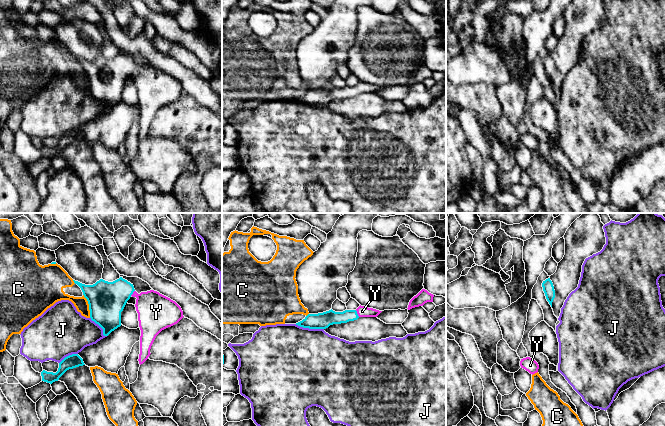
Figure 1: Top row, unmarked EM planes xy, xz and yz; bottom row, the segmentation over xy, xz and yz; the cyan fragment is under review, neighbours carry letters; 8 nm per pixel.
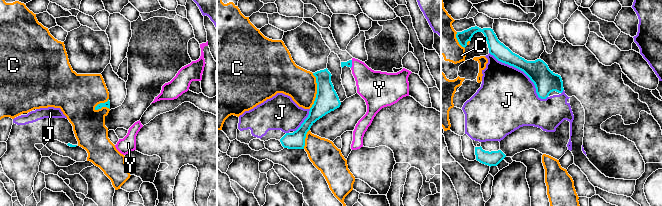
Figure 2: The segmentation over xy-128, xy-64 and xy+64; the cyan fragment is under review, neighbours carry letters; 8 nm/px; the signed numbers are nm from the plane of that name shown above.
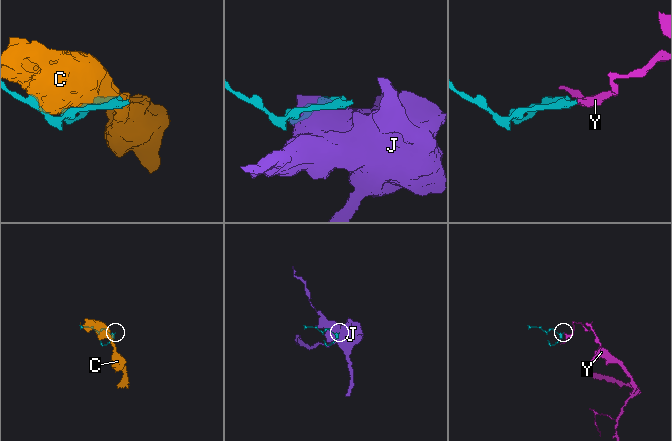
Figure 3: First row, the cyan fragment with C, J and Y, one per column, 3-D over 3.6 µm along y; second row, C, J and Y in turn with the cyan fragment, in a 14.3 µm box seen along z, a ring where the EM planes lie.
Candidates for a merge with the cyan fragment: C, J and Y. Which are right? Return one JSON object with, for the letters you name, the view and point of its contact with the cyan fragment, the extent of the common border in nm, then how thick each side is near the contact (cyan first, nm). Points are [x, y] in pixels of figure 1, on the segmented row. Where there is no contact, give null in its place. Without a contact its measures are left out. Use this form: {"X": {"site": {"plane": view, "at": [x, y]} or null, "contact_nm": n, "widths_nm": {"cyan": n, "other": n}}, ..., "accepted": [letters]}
{"Y": {"site": {"plane": "xz", "at": [356, 313]}, "contact_nm": 70, "widths_nm": {"cyan": 120, "other": 90}}, "accepted": ["Y"]}

